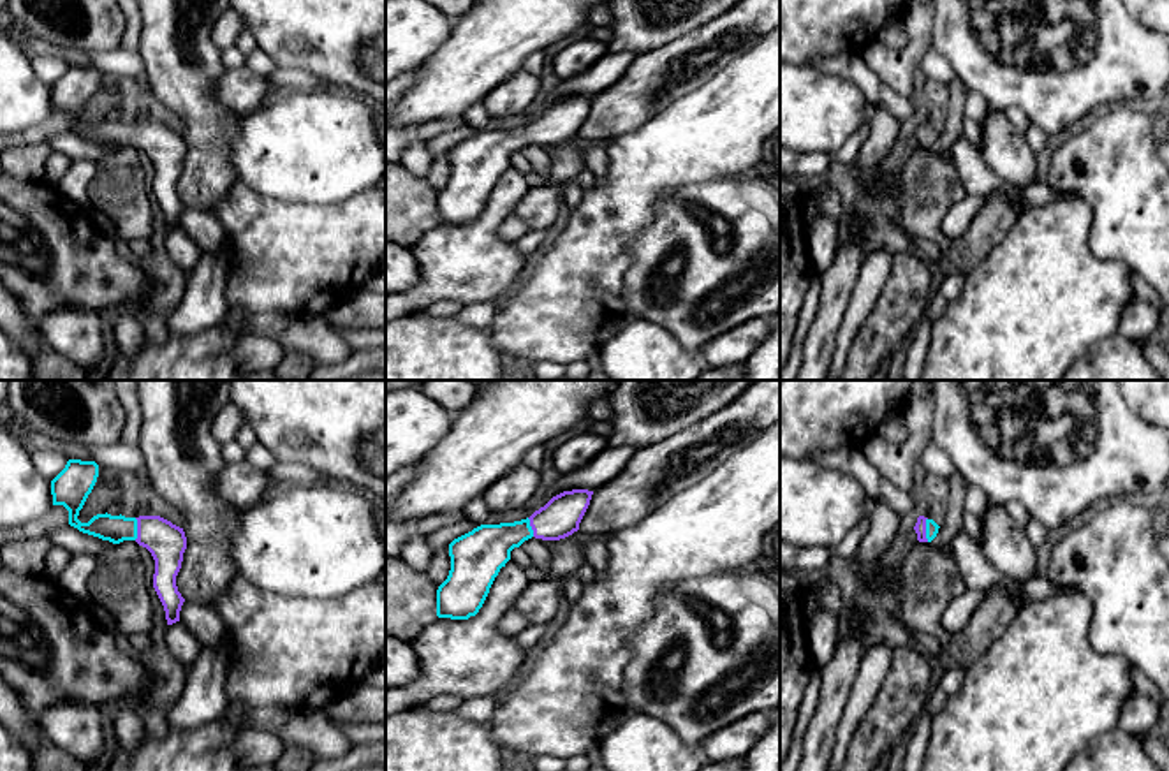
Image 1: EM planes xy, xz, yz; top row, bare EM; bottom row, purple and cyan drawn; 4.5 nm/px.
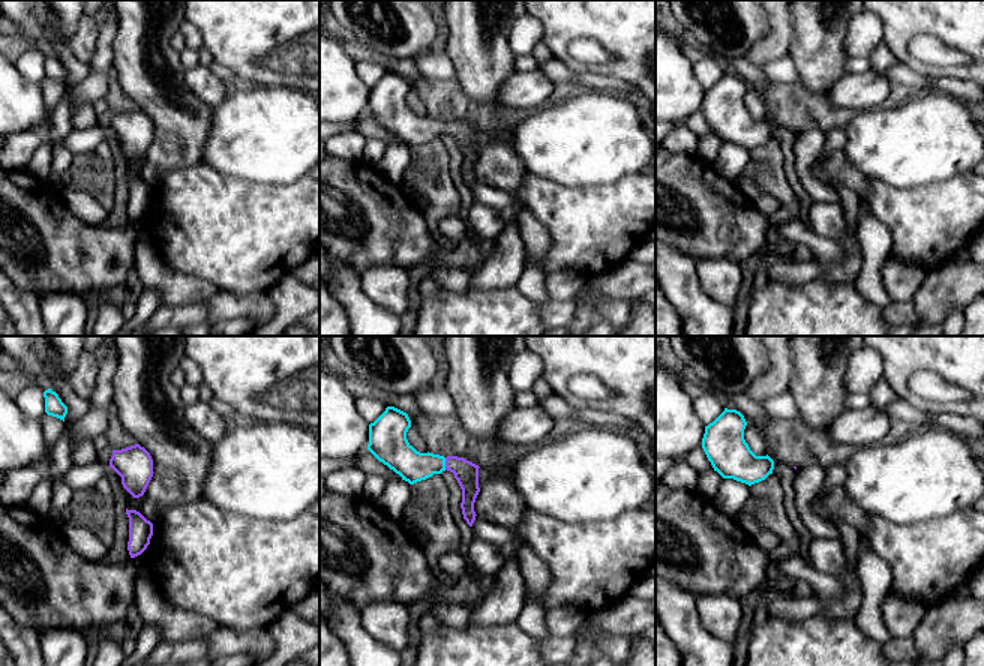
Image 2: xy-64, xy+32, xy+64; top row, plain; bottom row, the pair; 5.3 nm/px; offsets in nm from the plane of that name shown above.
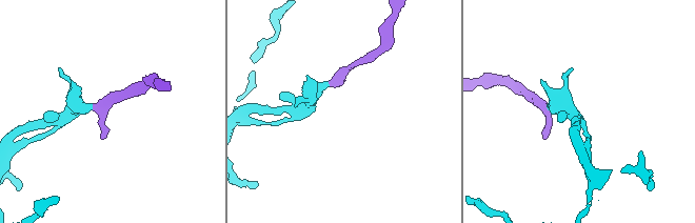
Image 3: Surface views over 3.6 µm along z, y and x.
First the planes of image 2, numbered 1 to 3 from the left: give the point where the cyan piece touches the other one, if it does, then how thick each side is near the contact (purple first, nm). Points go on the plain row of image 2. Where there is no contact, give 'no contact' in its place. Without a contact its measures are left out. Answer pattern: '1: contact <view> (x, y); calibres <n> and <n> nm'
1: no contact
2: contact xy+32 (446, 128); calibres 130 and 170 nm
3: no contact

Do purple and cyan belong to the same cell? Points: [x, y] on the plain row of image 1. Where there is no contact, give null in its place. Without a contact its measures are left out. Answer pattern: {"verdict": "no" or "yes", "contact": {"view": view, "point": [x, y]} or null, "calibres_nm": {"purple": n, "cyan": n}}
{"verdict": "yes", "contact": {"view": "yz", "point": [925, 136]}, "calibres_nm": {"purple": 50, "cyan": 60}}

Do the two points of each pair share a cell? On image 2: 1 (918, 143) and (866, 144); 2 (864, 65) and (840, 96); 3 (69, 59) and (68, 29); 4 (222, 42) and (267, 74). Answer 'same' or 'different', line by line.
1: same
2: different
3: same
4: same

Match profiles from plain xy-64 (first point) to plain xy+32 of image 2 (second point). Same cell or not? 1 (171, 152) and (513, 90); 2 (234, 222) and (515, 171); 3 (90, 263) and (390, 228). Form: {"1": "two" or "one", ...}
{"1": "two", "2": "two", "3": "one"}

